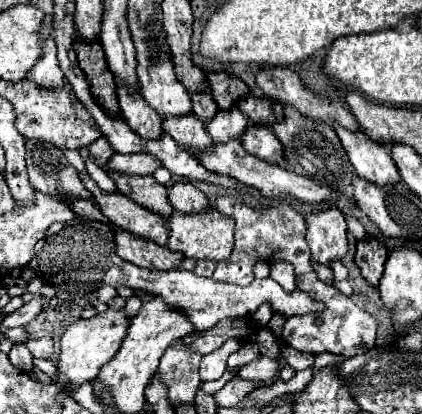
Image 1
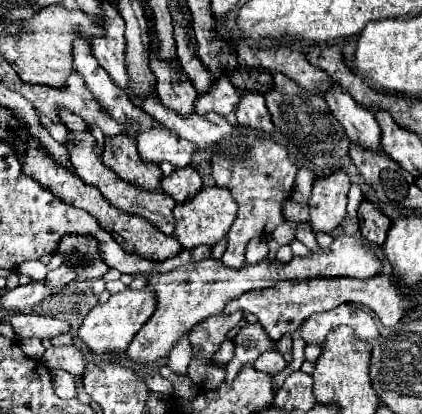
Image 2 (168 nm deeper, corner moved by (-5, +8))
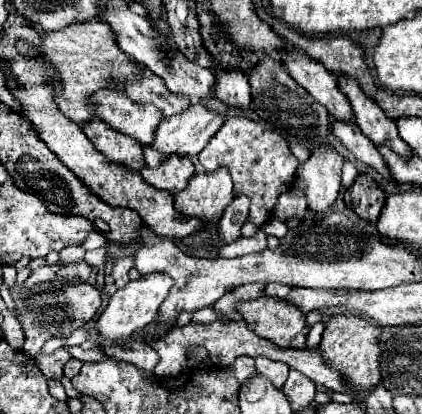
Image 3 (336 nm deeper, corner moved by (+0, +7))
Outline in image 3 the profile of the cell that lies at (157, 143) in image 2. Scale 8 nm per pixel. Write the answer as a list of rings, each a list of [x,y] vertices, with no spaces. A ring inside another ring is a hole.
[[[193,103],[189,113],[179,113],[157,125],[151,147],[165,157],[179,155],[193,159],[219,131],[223,121],[221,115],[207,111],[201,103]]]

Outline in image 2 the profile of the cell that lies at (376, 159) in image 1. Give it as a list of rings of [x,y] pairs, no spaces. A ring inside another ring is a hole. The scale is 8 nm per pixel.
[[[332,84],[332,88],[322,92],[322,96],[324,96],[330,112],[344,126],[346,136],[352,142],[362,144],[372,150],[376,150],[380,146],[380,126],[368,108],[362,108],[338,84]]]

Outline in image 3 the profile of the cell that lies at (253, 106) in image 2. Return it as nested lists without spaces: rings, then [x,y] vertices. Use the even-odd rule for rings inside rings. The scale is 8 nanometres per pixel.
[[[217,73],[217,93],[227,107],[239,107],[243,111],[251,109],[251,87],[241,73]]]

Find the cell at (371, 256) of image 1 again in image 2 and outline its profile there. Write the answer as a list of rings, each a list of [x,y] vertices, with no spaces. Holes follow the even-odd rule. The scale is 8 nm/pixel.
[[[362,200],[358,208],[358,220],[360,220],[360,232],[366,240],[374,244],[384,244],[386,234],[390,230],[390,218],[376,208],[370,200]]]

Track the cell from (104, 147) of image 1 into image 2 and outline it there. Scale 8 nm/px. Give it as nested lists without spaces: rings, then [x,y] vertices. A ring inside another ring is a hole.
[[[106,136],[104,142],[104,156],[102,162],[112,168],[122,180],[146,188],[146,190],[156,190],[160,188],[160,178],[162,172],[156,164],[146,164],[136,148],[134,148],[134,138],[132,136]]]

